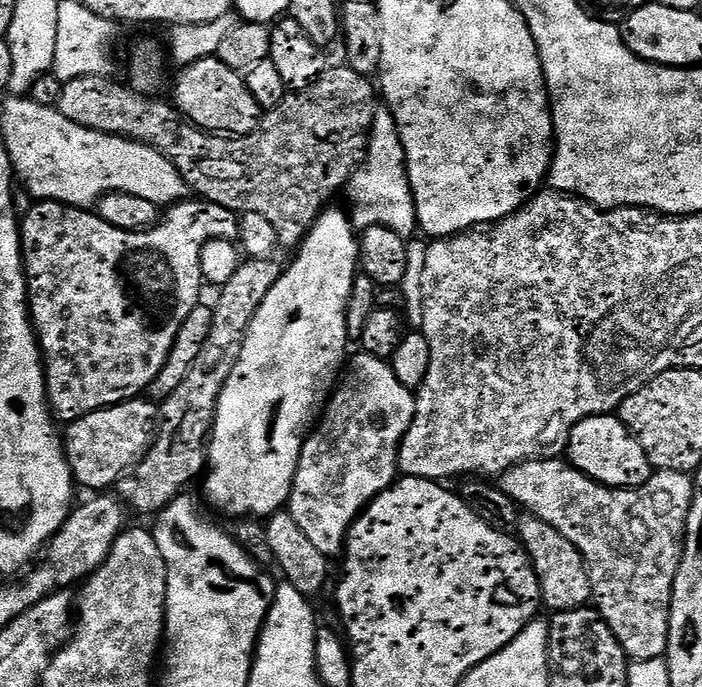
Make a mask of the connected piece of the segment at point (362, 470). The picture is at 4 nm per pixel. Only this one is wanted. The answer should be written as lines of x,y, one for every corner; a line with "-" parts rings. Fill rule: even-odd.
367,354
359,355
347,361
318,423
309,431
304,441
298,470
292,483
292,493
286,505
294,522
298,522
302,529
302,534
306,534
313,546
322,550
322,554
329,558
339,557
343,553
349,528
370,503
367,495
356,496
356,492
363,488
369,488
369,493
372,494
383,492
397,479
400,443
404,441
406,430
410,430
410,422
416,413
413,389
398,382
391,363

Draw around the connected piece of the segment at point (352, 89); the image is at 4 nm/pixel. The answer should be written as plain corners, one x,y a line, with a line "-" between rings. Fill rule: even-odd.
329,66
325,68
324,73
312,84
307,84
306,87
299,90
292,90
285,95
284,100
276,108
267,109
263,113
260,125
248,136
230,136
227,134
213,134
204,131
203,128
197,128
191,122
182,122
182,117
171,103
168,104
164,100
156,100
155,95
143,94
132,91
127,83
112,80
108,76
86,76
84,78
74,78
73,80
64,81
64,89
58,98
55,107
63,116
70,118
70,122
78,122
78,126
89,128
95,132
104,132
108,136
124,136
127,140
136,140
139,144
150,146
154,150
158,150
158,154
172,163
178,170
178,174
182,174
182,178
188,183
189,189
197,197
214,202
218,206
226,206
231,212
243,214
245,212
253,212
254,214
262,214
262,218
266,218
266,222
270,222
270,226
274,226
274,230
278,234
281,245
293,244
299,245
307,236
309,228
316,223
320,213
325,211
328,199
335,194
336,191
343,189
348,181
352,179
352,175
356,169
364,163
365,156
368,155
368,138
372,134
372,123
374,122
374,114
378,107
378,88
369,77
358,74
355,70
347,66
335,68

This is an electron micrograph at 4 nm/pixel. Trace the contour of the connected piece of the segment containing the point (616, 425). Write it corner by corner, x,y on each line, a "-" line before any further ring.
612,414
587,416
575,424
568,436
566,456
579,472
585,472
591,480
607,484
610,488
640,488
654,471
642,446
633,438
628,427

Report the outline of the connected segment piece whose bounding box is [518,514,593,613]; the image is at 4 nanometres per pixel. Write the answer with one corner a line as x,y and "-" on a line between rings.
521,515
518,540
527,552
528,559
532,561
532,568
540,580
540,599
543,607
548,607
549,613
583,608
593,599
592,583
582,554
574,546
574,542
566,542
566,538
562,538
562,534
554,530
554,526
546,526
546,522
542,522
542,518
537,516

